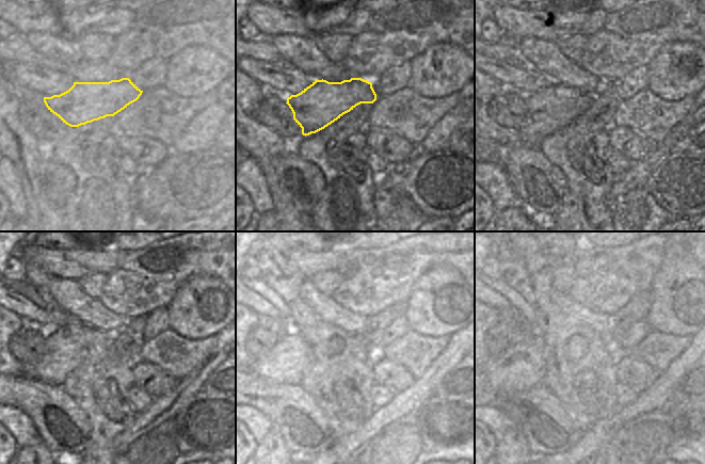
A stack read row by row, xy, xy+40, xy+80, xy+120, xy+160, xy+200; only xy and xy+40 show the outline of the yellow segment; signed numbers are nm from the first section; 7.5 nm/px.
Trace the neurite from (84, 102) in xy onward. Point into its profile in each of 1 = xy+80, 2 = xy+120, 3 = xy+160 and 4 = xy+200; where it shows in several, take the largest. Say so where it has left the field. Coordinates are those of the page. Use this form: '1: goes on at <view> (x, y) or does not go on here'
1: goes on at xy+80 (549, 109)
2: goes on at xy+120 (65, 349)
3: goes on at xy+160 (287, 362)
4: goes on at xy+200 (521, 367)

